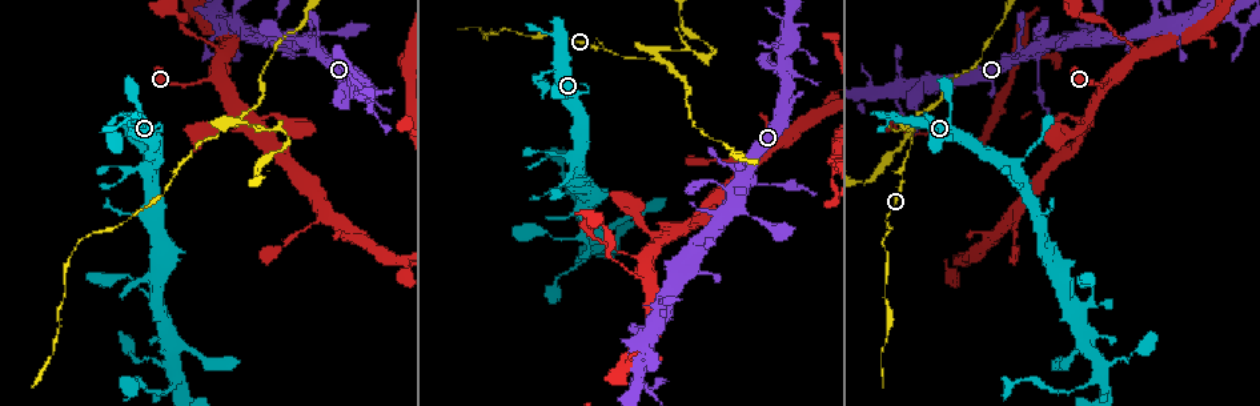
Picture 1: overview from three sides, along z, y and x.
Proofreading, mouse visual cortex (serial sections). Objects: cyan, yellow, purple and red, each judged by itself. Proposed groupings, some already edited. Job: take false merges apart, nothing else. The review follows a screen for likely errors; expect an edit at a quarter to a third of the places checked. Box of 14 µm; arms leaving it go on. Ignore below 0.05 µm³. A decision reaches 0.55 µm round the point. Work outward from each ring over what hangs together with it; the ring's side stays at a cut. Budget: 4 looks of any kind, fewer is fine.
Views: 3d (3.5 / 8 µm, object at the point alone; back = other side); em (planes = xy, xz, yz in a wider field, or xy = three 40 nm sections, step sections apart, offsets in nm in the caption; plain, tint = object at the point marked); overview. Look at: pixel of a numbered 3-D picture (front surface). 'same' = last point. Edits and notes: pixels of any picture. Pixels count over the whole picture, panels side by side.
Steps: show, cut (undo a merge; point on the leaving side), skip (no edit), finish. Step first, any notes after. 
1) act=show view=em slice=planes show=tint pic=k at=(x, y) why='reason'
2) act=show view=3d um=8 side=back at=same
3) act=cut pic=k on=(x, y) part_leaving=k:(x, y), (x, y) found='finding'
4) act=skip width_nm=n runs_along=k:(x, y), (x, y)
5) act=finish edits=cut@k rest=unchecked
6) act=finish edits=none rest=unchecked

act=show view=3d um=8 pic=1 at=(747, 178) why='thick turns thin'

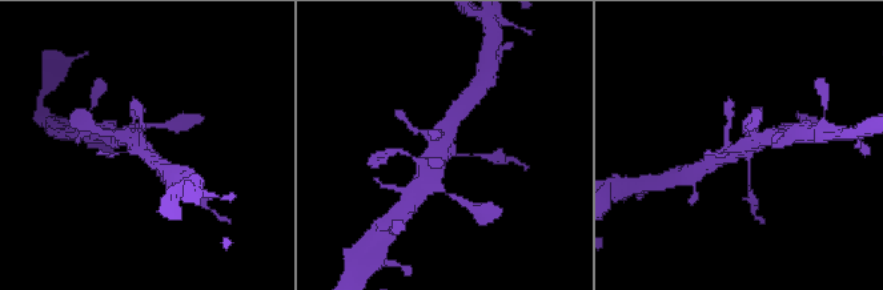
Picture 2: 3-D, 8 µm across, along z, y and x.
act=show view=em slice=xy step=3 show=tint pic=2 at=(743, 149) why='now the EM'

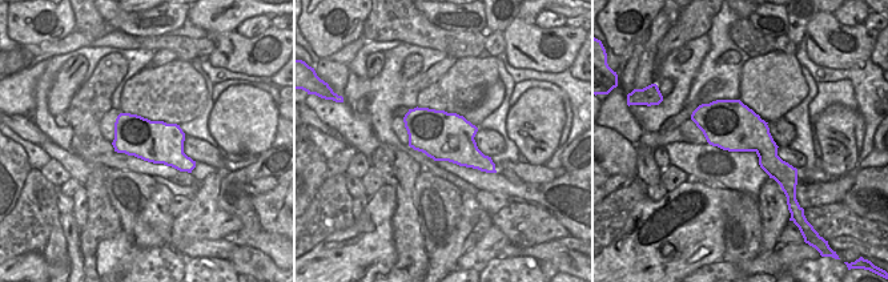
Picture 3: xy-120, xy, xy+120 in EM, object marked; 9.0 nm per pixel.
act=cut pic=2 on=(492, 157) part_leaving=2:(457, 154), (494, 158) found='a second cell is stuck on'

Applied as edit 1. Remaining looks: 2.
act=show view=3d um=3.5 pic=1 at=(1137, 53)

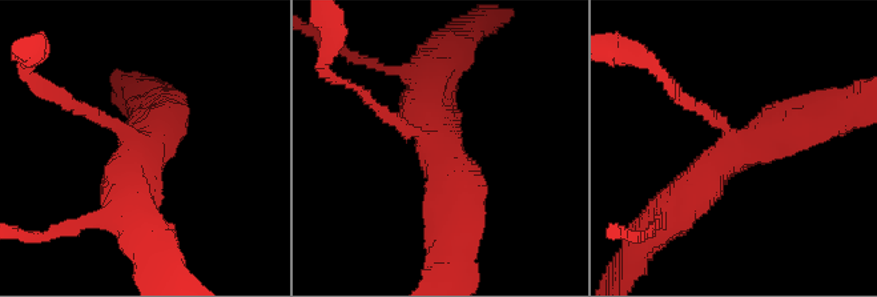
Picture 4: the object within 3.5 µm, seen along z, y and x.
act=show view=em slice=xy step=5 show=tint pic=4 at=(437, 144) arms=3 arm_widths_nm=150,450,500

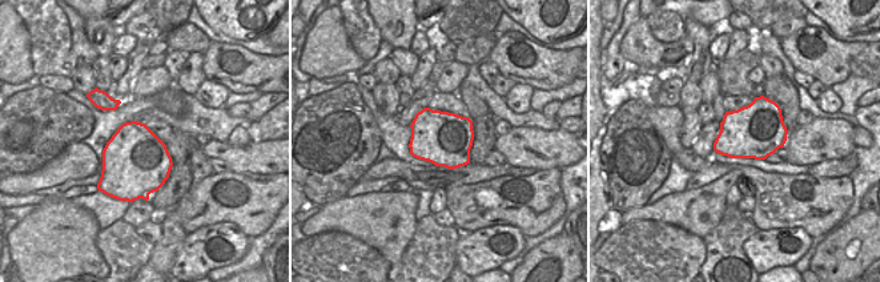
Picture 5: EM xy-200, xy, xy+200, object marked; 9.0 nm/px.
act=skip runs_along=4:(664, 217), (719, 160), (811, 124) found='continuous, no second cell'

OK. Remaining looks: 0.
act=finish edits=cut@2 rest=unchecked

